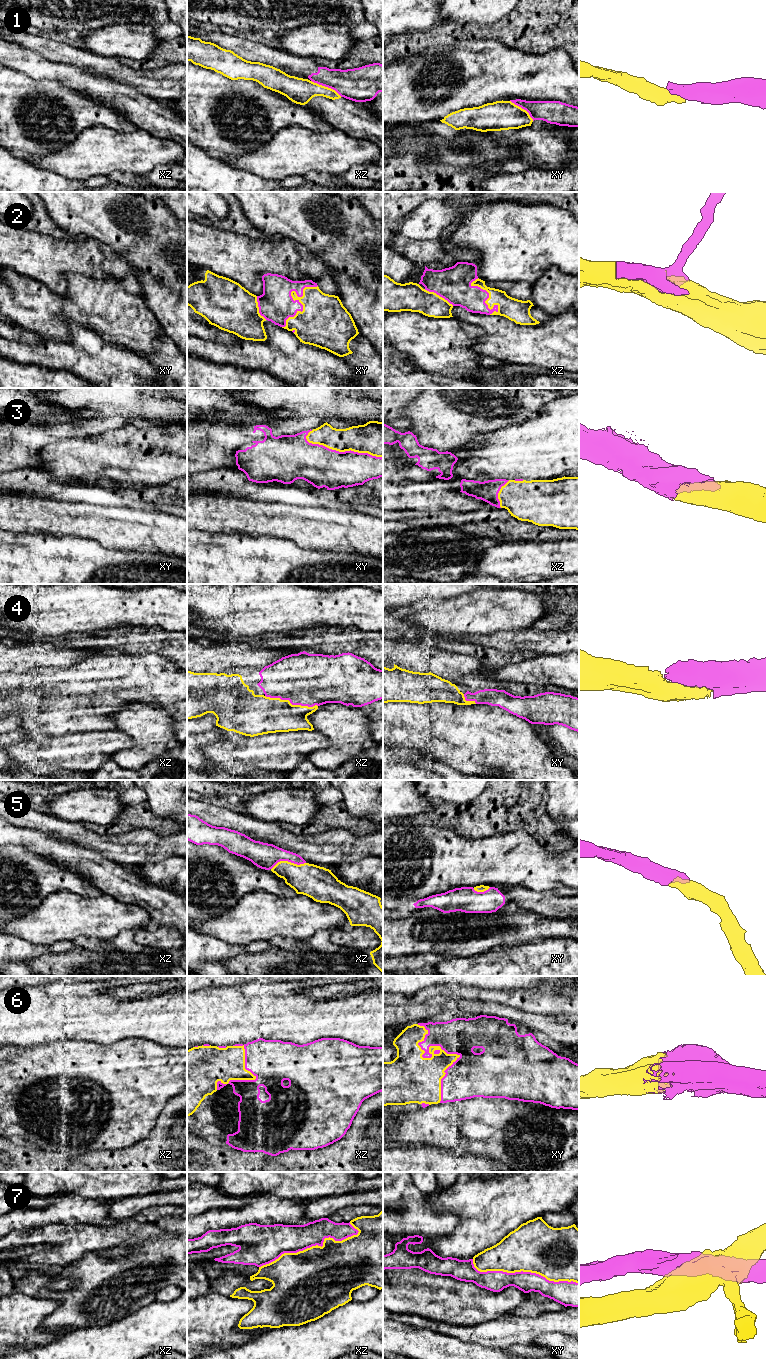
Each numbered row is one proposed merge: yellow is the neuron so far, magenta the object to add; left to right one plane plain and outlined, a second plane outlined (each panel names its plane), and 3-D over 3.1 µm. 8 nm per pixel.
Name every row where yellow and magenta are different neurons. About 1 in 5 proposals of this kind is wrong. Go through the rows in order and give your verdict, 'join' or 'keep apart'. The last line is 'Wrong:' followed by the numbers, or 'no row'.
1: keep apart
2: join
3: join
4: join
5: join
6: join
7: keep apart
Wrong: 1, 7

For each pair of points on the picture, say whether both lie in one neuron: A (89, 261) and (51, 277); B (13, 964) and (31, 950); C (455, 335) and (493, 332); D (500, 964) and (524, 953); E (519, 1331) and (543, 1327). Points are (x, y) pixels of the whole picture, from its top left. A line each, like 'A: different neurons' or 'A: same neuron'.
A: same neuron
B: same neuron
C: different neurons
D: same neuron
E: same neuron

